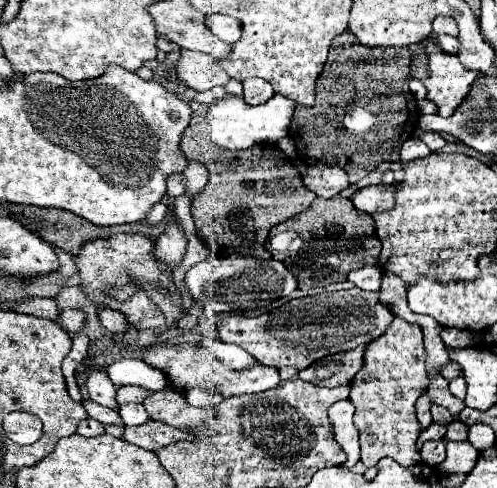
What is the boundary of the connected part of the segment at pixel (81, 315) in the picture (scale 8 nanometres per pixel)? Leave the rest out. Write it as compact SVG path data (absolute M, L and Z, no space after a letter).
M61 310L57 324L67 330L69 334L81 332L83 330L83 322L85 322L85 312L83 310Z

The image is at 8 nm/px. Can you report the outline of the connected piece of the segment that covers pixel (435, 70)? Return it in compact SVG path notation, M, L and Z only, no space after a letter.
M425 38L421 42L423 50L427 50L427 100L437 106L437 114L447 118L451 116L459 104L467 98L475 78L481 74L477 70L469 70L459 62L453 54L443 54L439 46L435 46L433 38Z

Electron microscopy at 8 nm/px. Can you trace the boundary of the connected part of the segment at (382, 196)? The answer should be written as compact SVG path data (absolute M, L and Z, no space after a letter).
M377 184L377 186L367 186L357 190L349 200L357 210L373 214L373 212L391 210L395 206L393 196L395 196L395 184L389 184L389 186Z

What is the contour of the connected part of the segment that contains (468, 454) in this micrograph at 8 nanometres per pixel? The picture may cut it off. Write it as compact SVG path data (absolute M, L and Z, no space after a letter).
M449 442L447 460L443 462L443 472L471 472L479 452L469 442Z

